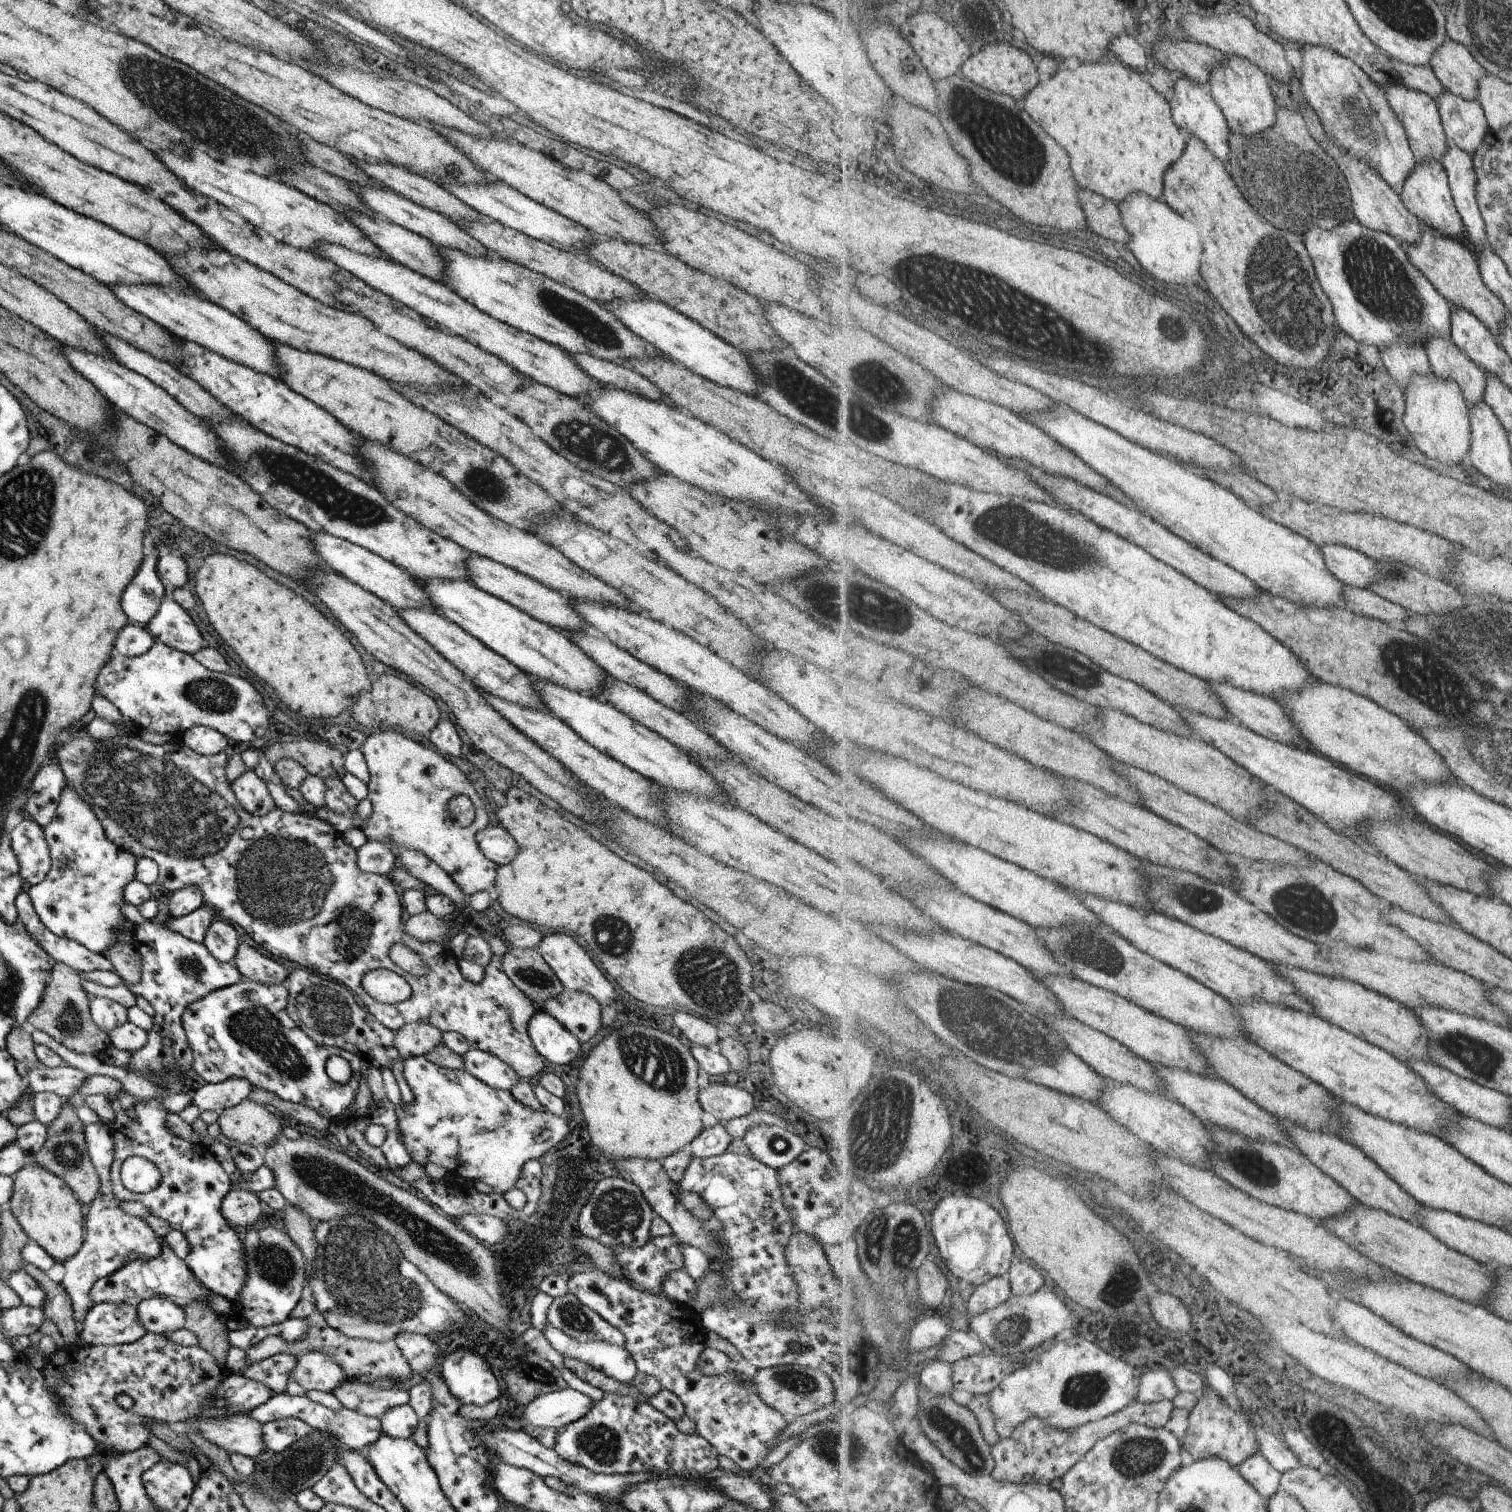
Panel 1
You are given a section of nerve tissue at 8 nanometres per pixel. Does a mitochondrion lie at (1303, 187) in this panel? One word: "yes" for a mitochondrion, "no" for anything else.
yes

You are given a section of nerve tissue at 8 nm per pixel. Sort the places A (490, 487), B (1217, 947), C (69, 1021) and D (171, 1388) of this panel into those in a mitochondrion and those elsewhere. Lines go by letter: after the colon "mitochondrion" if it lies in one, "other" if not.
A: mitochondrion
B: other
C: mitochondrion
D: other

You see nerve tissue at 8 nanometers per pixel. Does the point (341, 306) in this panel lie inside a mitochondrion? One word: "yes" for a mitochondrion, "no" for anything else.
no

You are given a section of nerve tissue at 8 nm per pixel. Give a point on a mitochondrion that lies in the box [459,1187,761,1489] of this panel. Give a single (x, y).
(603, 1444)

